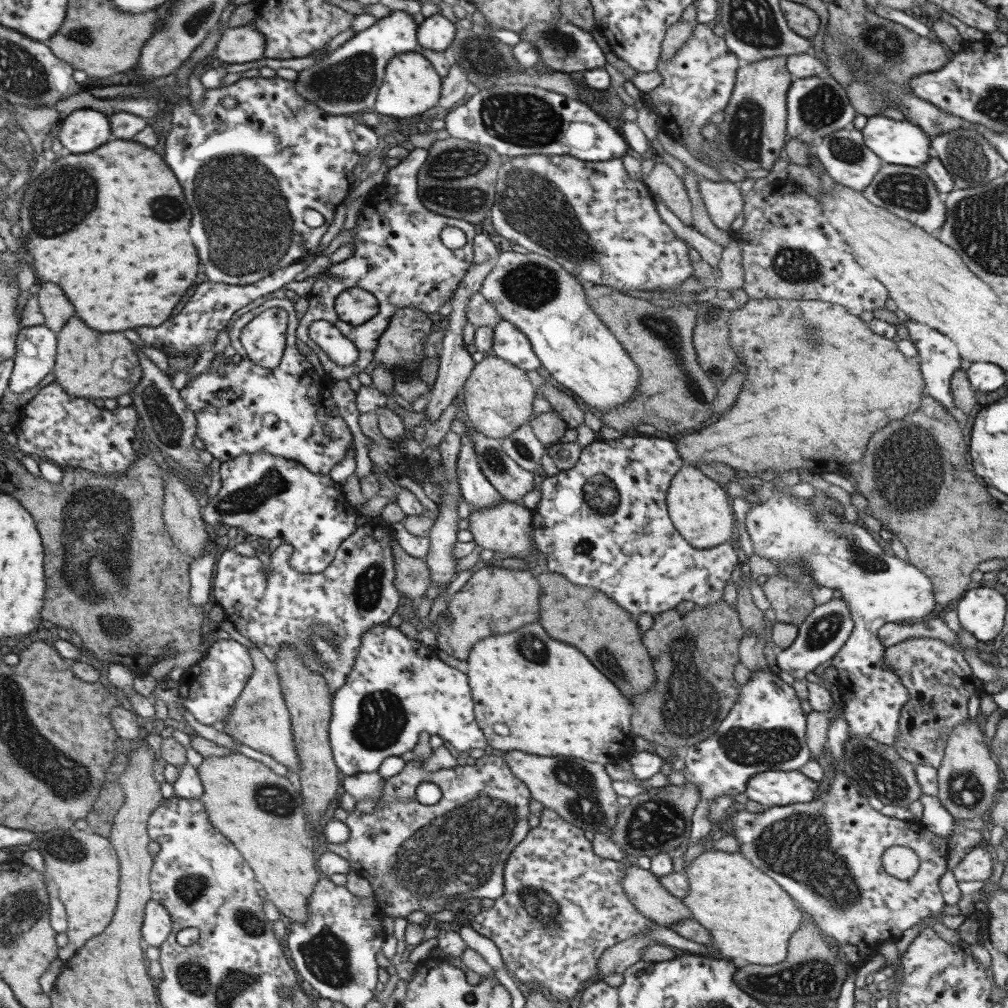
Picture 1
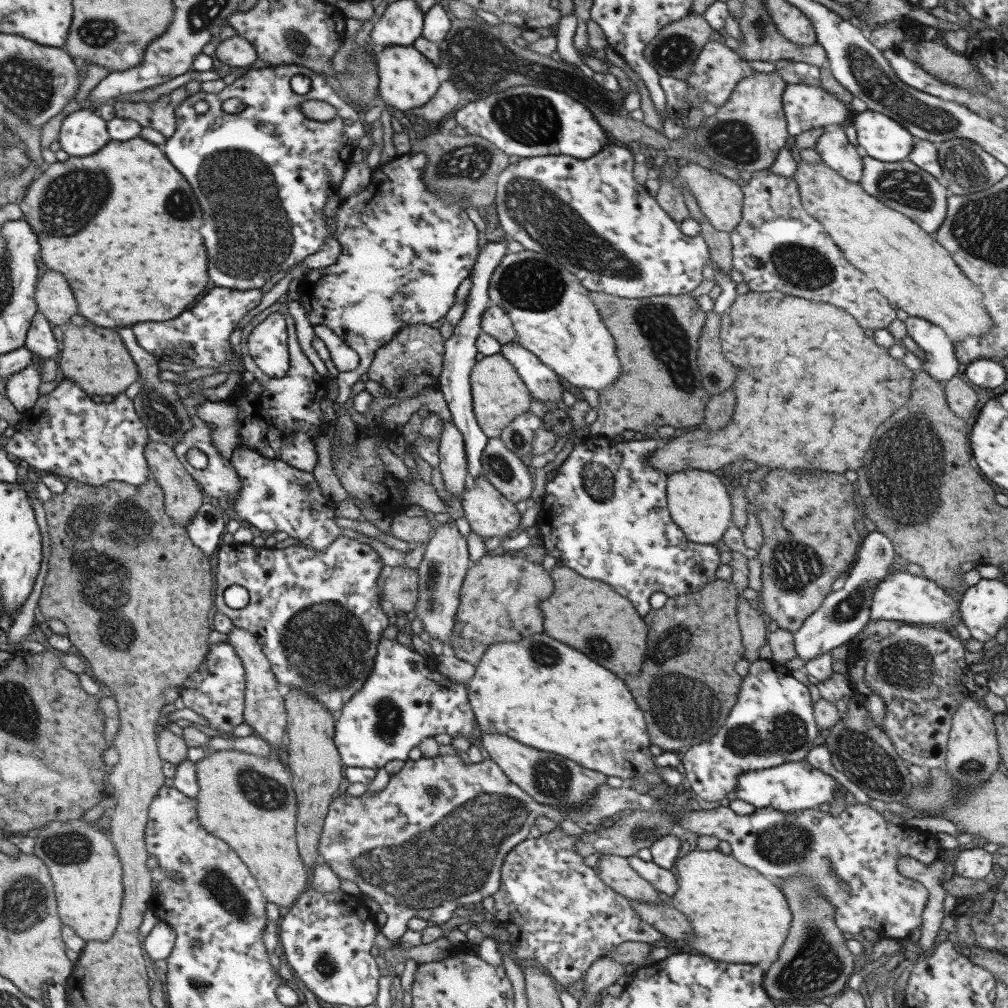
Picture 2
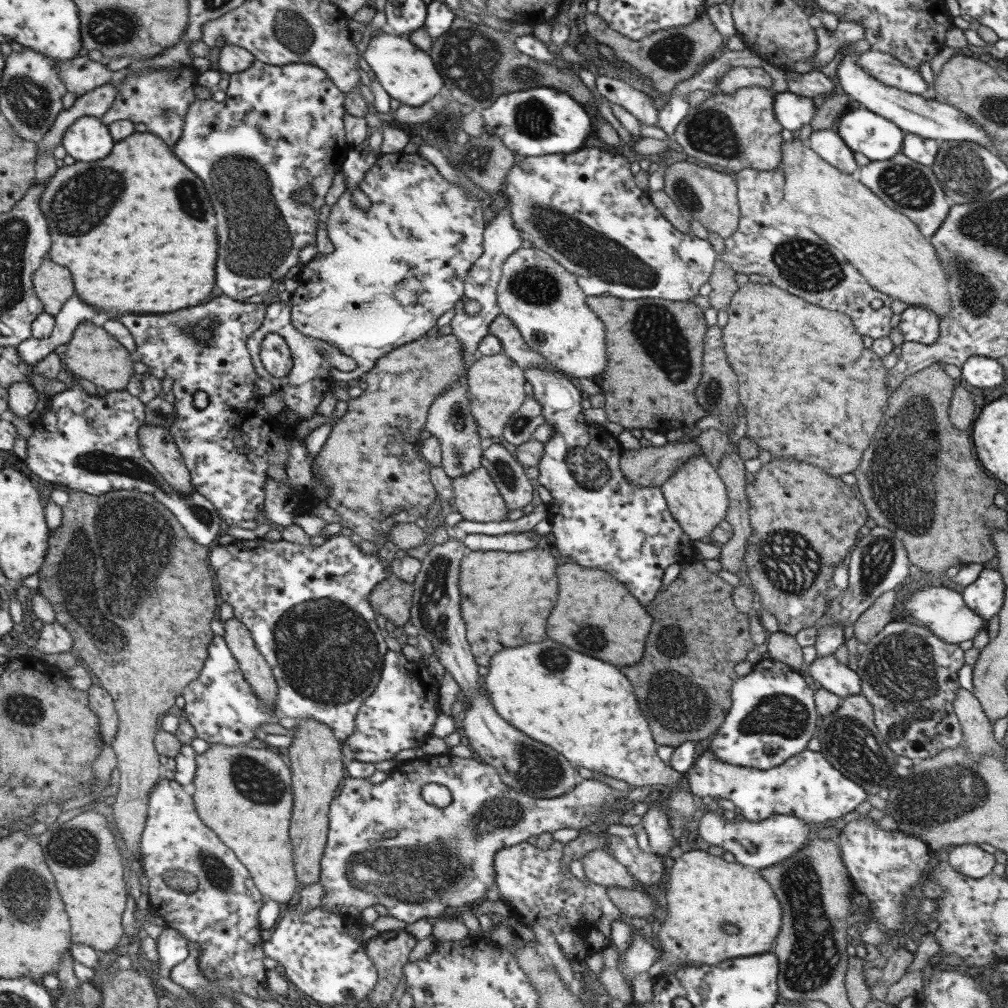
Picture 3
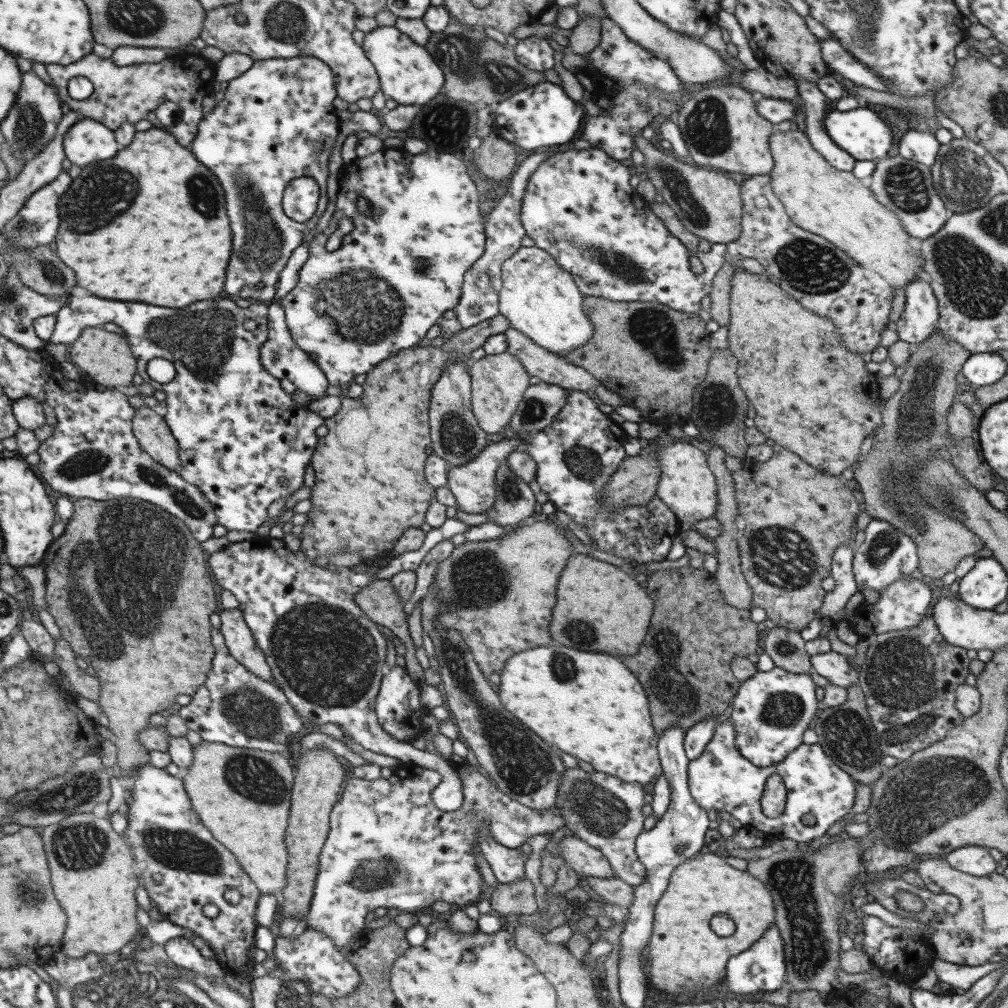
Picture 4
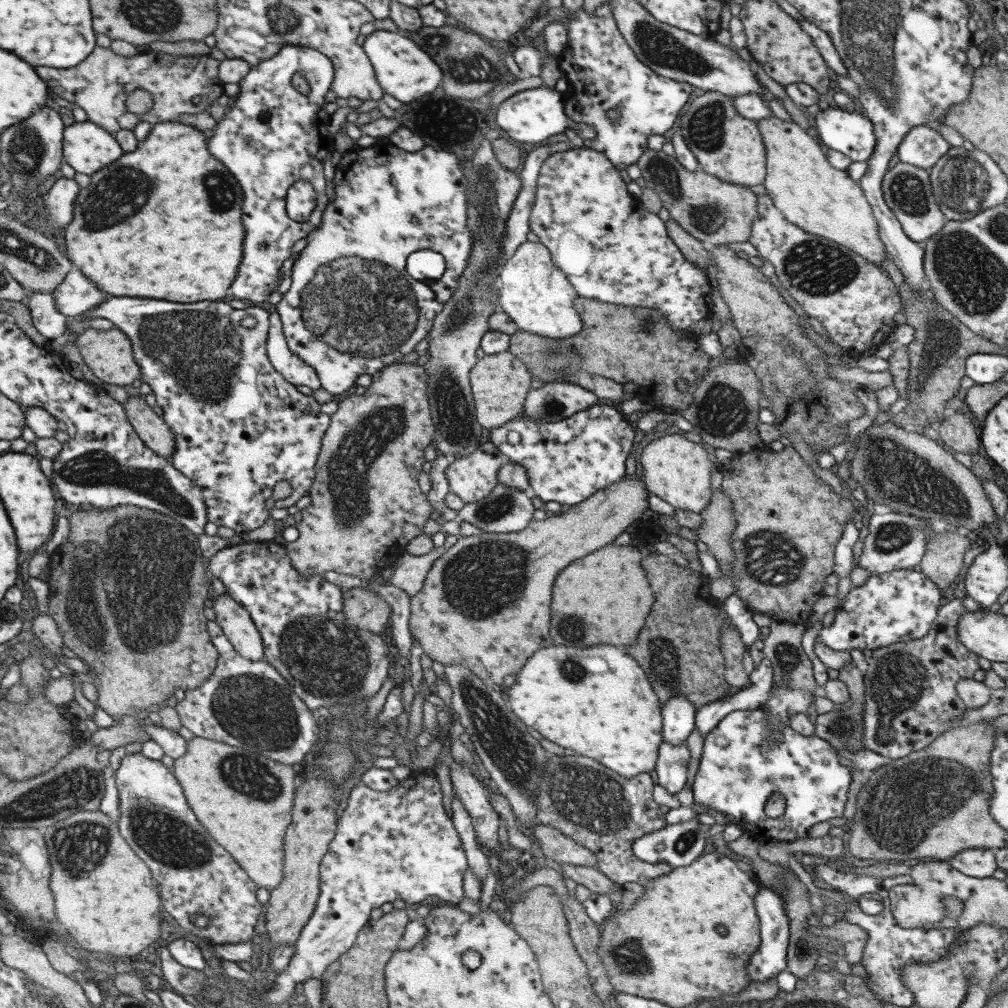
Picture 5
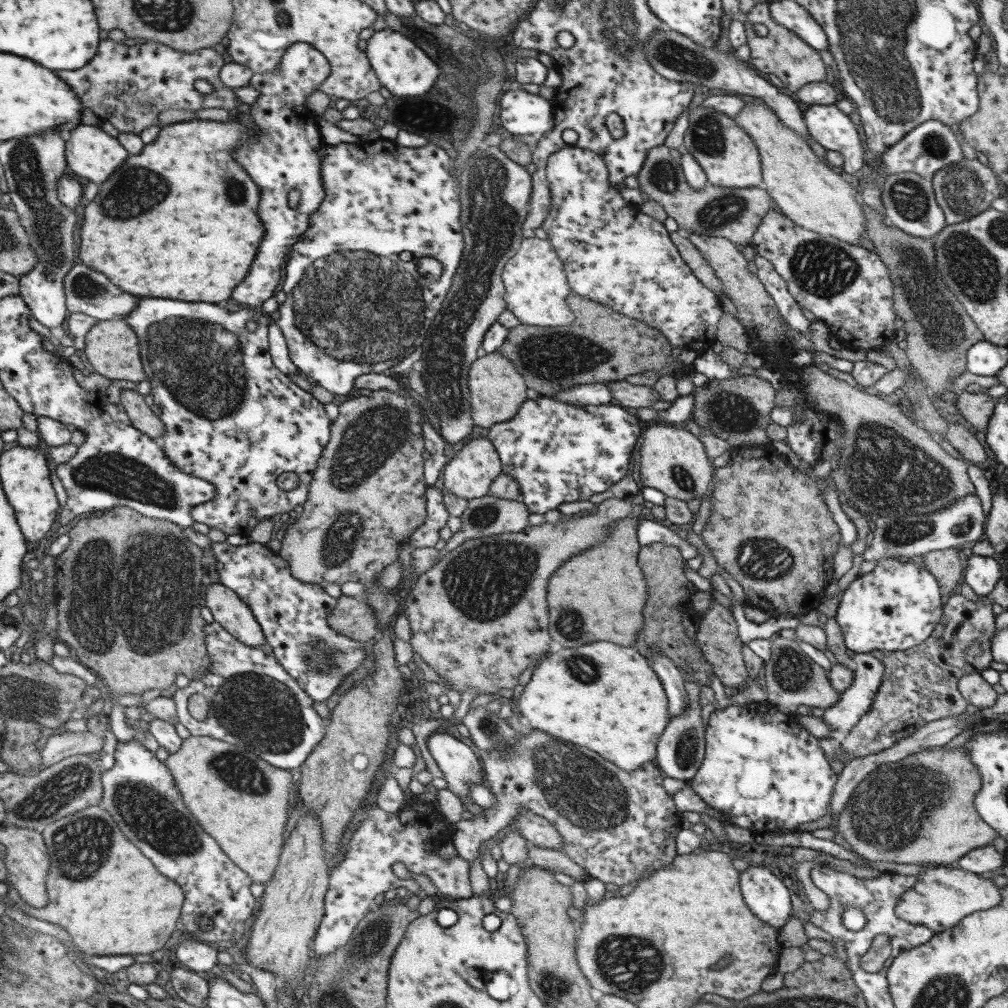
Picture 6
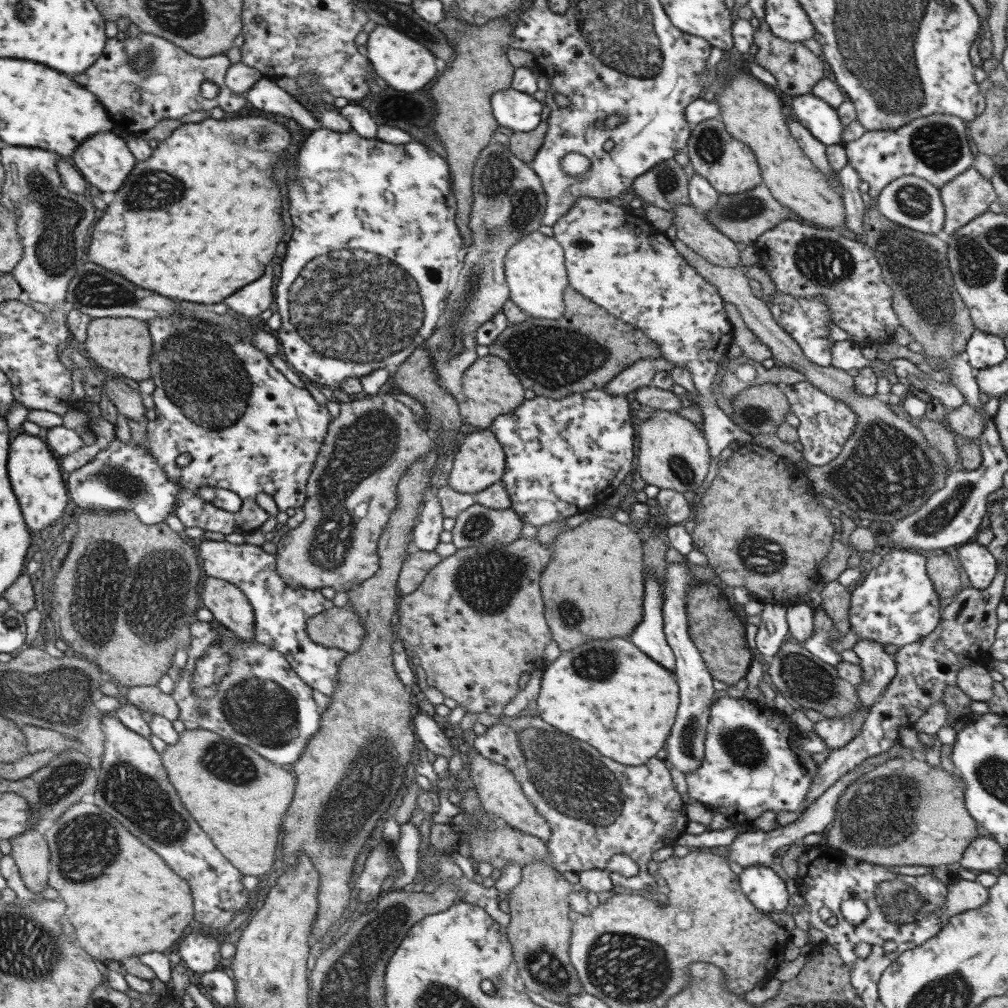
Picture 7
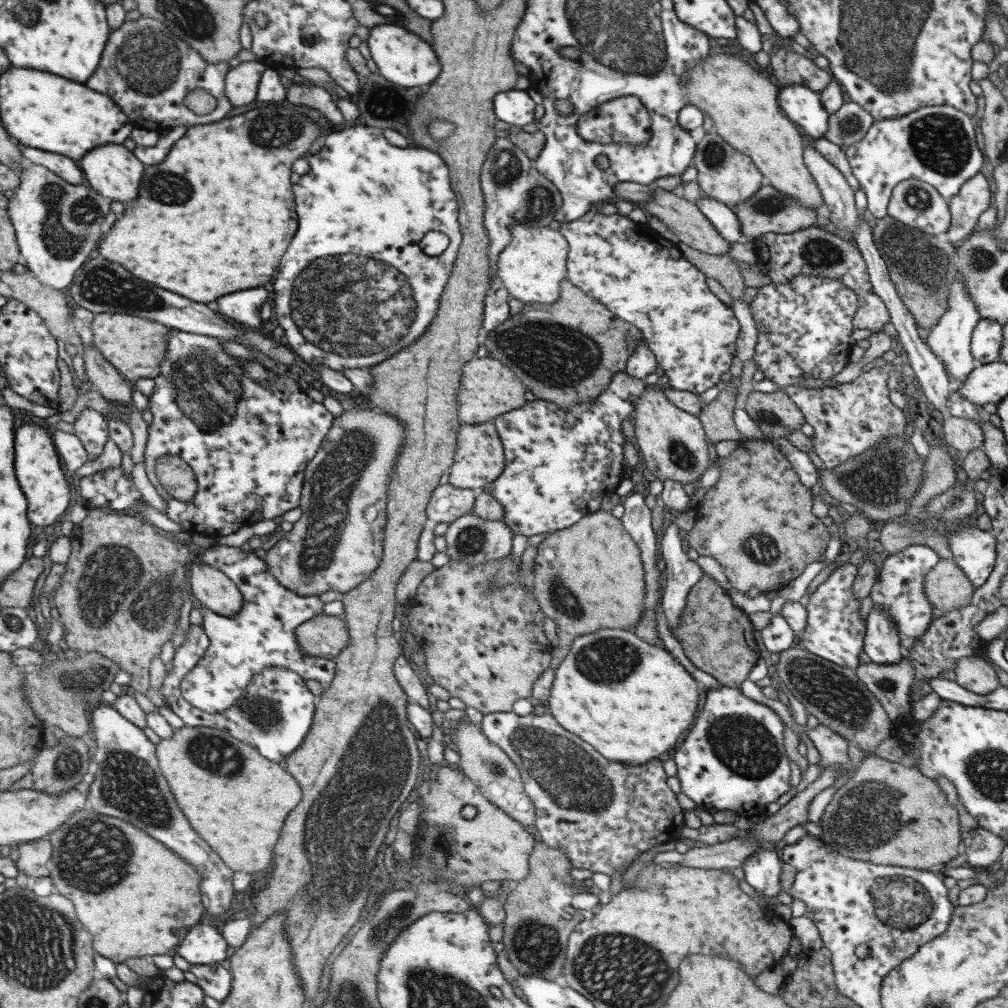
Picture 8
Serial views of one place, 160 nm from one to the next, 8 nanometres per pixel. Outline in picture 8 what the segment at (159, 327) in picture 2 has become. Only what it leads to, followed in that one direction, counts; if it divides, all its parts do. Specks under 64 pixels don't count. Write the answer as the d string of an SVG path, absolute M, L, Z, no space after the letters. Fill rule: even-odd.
M171 330L169 332L169 350L164 354L165 358L160 364L159 376L153 379L154 389L148 396L148 409L151 412L151 423L147 427L147 440L144 447L143 464L145 465L145 473L147 479L159 497L165 501L165 516L179 526L183 527L183 531L190 536L198 534L204 537L221 537L235 533L239 528L251 526L261 520L271 520L275 516L281 516L287 510L297 508L299 506L301 484L303 481L304 470L309 460L313 458L319 445L323 442L324 436L331 428L333 416L329 415L325 407L321 403L314 402L307 397L304 392L304 386L300 382L292 381L291 379L283 376L276 376L276 382L272 386L268 384L258 384L256 380L249 378L238 365L238 360L241 358L229 357L224 351L221 350L221 340L207 338L207 336L195 336L195 334L183 334L179 330ZM161 456L174 456L179 460L185 462L191 468L195 482L197 482L197 489L191 501L183 503L169 497L163 491L161 484L155 477L155 464Z

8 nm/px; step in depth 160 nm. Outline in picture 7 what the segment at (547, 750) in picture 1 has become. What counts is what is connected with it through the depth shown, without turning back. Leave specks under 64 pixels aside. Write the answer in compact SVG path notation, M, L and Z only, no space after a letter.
M623 638L587 640L585 644L563 652L559 658L548 663L547 670L542 671L536 699L537 717L543 722L581 742L587 742L603 756L625 766L645 764L663 748L669 728L675 720L677 702L679 698L673 674Z

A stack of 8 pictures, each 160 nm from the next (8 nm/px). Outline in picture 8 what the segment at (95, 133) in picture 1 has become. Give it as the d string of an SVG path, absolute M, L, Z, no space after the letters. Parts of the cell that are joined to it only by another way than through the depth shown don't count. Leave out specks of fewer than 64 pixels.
M115 144L97 146L79 160L79 170L83 172L82 176L85 177L87 186L90 186L98 195L121 203L135 198L144 167L145 165L134 157L132 151L122 144L121 146L115 146Z

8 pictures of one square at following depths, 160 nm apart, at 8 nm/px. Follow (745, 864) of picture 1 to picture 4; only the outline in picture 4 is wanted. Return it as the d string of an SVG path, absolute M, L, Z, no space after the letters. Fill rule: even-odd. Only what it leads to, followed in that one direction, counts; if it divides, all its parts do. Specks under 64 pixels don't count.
M720 853L697 854L673 869L666 889L655 903L651 938L647 941L647 946L641 950L646 981L651 988L674 995L709 991L718 987L721 979L725 977L727 958L747 950L757 938L761 938L763 930L766 931L766 928L773 922L771 896L763 888L762 882L747 876L747 872L735 870L725 863L724 855ZM715 914L729 916L735 922L735 934L725 936L725 938L715 936L709 930L709 918Z

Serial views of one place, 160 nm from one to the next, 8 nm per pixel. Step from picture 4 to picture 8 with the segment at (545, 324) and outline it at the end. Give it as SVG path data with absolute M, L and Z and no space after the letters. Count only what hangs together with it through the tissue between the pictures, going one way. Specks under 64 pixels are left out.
M515 225L510 228L510 239L497 256L496 276L509 297L527 304L549 305L560 293L560 284L566 278L567 241L558 230L545 227Z

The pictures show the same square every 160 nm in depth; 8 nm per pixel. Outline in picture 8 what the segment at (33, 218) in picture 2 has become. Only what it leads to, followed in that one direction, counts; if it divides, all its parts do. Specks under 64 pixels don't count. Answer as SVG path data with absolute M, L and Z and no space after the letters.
M269 104L269 106L265 106L265 108L253 108L253 110L249 110L249 112L244 111L243 114L239 114L238 116L222 119L219 122L209 123L209 124L197 124L190 127L187 127L187 130L184 132L181 138L177 139L177 142L171 146L171 150L167 152L167 156L165 156L165 160L161 162L161 164L154 164L153 166L145 166L143 172L143 178L141 178L141 184L139 184L139 192L137 192L137 198L133 198L131 202L127 202L127 206L125 206L125 212L123 212L123 216L113 224L113 228L103 236L103 242L99 244L99 250L95 252L101 252L101 254L94 254L96 256L103 256L104 260L111 260L111 262L117 262L117 264L121 264L127 272L131 272L133 276L137 276L137 278L141 278L141 280L145 280L145 282L151 282L151 284L155 284L157 288L165 288L165 290L169 290L169 292L175 292L175 294L179 294L179 296L185 296L185 298L189 298L189 300L193 300L193 302L211 302L211 300L217 300L219 296L225 296L225 294L229 294L229 292L237 292L237 290L243 290L243 288L257 288L257 286L263 286L265 282L269 282L271 280L271 276L273 276L273 272L275 272L275 268L277 268L277 264L279 264L279 258L281 258L281 254L285 252L285 248L287 248L287 244L289 244L289 240L291 240L291 236L295 234L295 228L297 228L297 216L295 216L295 204L293 204L293 192L291 192L291 182L289 182L289 174L291 174L291 164L293 164L293 160L295 158L304 158L307 154L309 154L309 146L314 140L317 138L321 139L323 136L323 130L321 130L321 126L317 126L313 120L309 120L305 114L301 114L301 112L297 112L297 110L291 110L291 108L283 108L283 106L275 106L275 104Z

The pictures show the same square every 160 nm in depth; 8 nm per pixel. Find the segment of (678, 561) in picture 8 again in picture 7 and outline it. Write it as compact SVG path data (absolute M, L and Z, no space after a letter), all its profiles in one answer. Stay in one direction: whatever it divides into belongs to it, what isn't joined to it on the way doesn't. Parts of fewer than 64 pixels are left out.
M671 563L664 572L666 582L663 588L665 600L662 602L662 631L674 654L675 678L679 686L679 706L675 714L675 724L667 736L667 760L673 768L683 774L695 770L703 758L703 740L706 734L706 724L709 718L711 703L716 699L717 693L711 686L712 676L707 672L706 666L688 635L683 593L687 583L694 578L694 574L685 563Z

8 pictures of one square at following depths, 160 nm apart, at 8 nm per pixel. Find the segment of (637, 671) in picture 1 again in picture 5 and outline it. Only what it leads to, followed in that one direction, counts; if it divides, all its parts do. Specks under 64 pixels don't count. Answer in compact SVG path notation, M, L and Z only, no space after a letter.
M609 543L579 560L573 560L567 568L563 568L563 572L559 572L559 576L553 580L551 590L551 640L555 644L575 648L585 648L591 644L633 644L654 603L648 580L645 580L646 576L643 576L643 570L639 568L640 560L641 553L635 546Z

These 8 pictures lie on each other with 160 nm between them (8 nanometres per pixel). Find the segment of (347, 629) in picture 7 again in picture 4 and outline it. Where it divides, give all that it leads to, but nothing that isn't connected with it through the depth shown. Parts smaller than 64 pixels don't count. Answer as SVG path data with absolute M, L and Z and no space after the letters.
M375 579L355 594L355 605L375 624L391 631L405 646L405 671L419 683L424 682L423 669L417 662L415 647L407 631L404 604L399 601L390 579Z

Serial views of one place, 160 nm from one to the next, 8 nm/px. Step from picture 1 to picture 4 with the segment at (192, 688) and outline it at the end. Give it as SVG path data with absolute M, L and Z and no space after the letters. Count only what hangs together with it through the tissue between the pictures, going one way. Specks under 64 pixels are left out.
M216 628L210 629L210 641L214 648L214 655L206 674L206 681L190 696L189 703L175 707L174 713L182 718L183 724L189 730L197 732L204 742L263 752L286 753L287 747L305 734L306 722L293 710L283 691L272 680L266 681L253 675L228 653L223 635Z

